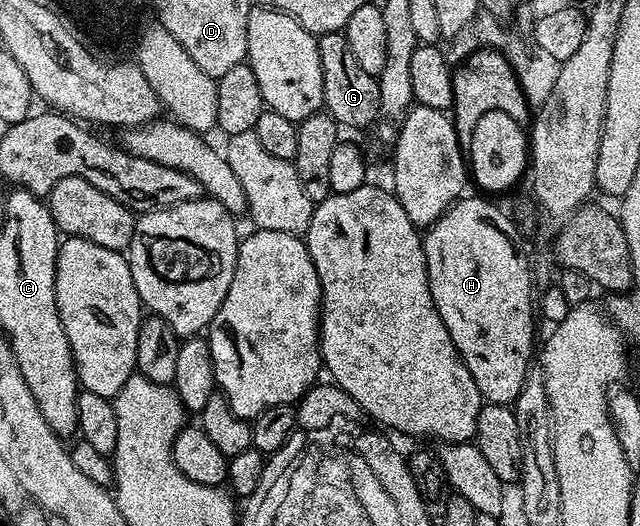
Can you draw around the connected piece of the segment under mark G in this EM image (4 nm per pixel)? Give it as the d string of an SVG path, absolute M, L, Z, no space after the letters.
M343 31L326 32L317 39L318 58L322 62L322 90L324 91L324 108L328 115L336 119L337 124L348 128L364 128L367 124L375 125L380 115L380 103L378 102L378 79L366 74L362 65L354 59L350 50L350 42L346 42Z

